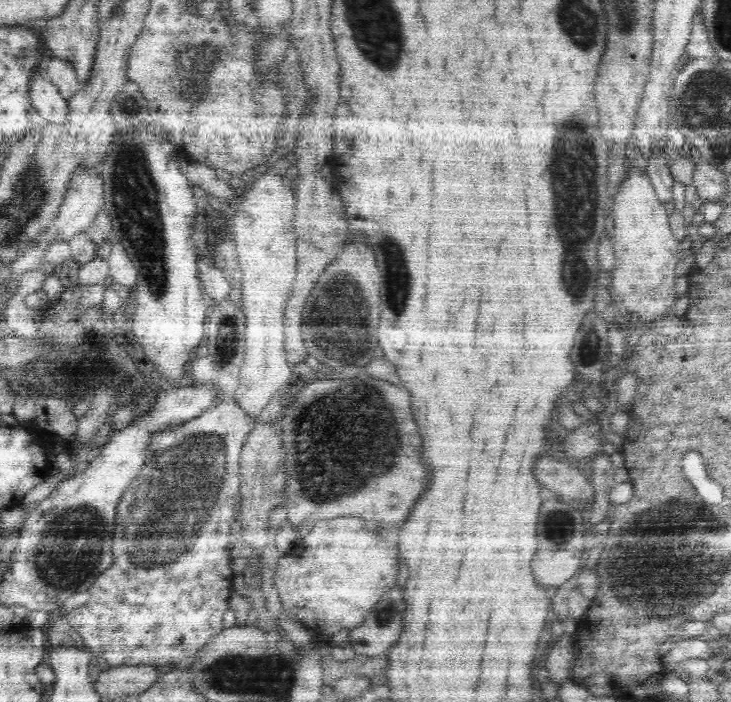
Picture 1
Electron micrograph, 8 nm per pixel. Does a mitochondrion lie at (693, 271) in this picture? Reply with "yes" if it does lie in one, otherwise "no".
no

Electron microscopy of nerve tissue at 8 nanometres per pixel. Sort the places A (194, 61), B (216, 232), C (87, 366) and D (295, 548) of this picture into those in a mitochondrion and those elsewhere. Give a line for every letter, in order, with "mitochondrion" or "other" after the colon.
A: mitochondrion
B: other
C: mitochondrion
D: other

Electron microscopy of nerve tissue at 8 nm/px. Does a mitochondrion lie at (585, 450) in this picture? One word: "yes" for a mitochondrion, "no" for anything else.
no

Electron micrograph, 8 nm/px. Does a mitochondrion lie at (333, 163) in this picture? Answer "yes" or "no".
no

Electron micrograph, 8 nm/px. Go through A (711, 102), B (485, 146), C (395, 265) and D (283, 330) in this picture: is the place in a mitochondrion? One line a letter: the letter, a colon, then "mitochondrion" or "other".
A: mitochondrion
B: other
C: mitochondrion
D: other

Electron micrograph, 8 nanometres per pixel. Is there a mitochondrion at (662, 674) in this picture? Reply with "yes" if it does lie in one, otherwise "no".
no

